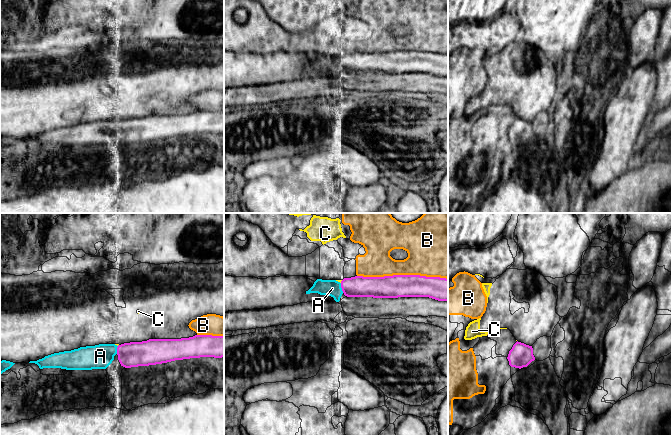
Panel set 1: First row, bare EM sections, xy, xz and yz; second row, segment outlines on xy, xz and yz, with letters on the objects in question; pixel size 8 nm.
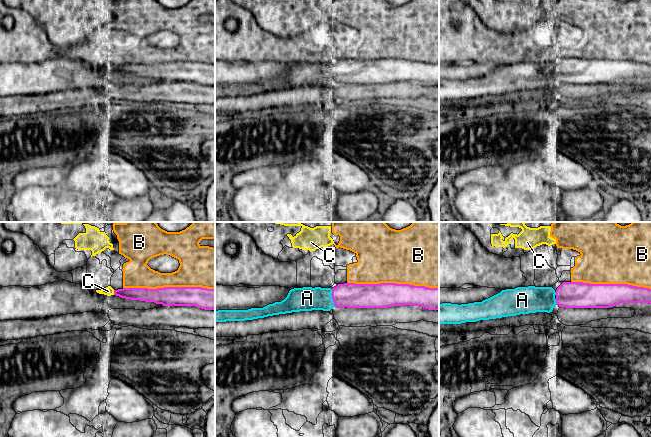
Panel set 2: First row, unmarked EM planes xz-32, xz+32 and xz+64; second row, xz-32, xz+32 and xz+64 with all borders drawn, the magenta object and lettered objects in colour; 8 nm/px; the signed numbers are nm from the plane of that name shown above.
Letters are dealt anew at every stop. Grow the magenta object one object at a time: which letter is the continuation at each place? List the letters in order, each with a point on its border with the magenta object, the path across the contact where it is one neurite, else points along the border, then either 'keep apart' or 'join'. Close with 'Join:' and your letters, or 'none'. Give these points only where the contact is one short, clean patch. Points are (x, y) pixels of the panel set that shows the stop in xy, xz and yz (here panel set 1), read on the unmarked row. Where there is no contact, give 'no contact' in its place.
A: xz (341, 63) | join
B: xz (402, 51) | keep apart
C: xz (341, 57) | keep apart
Join: A

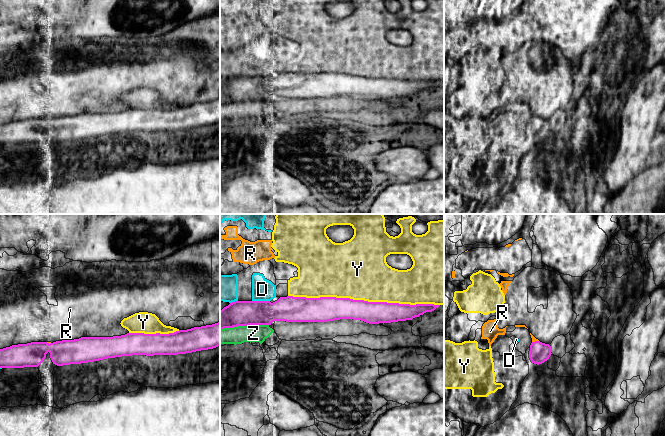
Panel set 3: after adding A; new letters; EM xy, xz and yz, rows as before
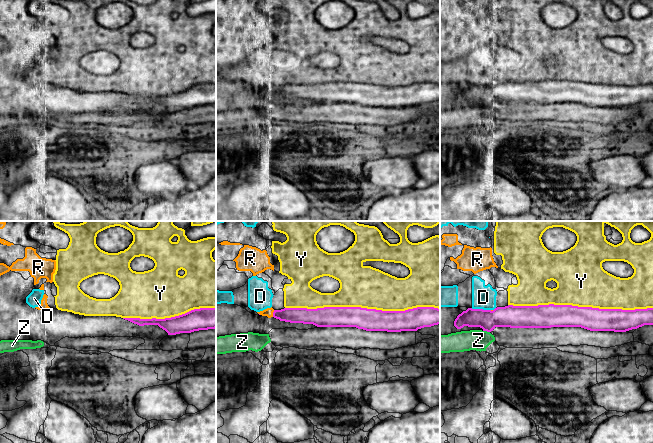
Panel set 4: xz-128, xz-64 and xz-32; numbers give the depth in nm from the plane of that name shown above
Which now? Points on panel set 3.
D: xz (261, 77) | keep apart
R: yz (535, 117) | keep apart
Y: xz (363, 76) | keep apart
Z: xz (244, 101) | keep apart
Join: none

